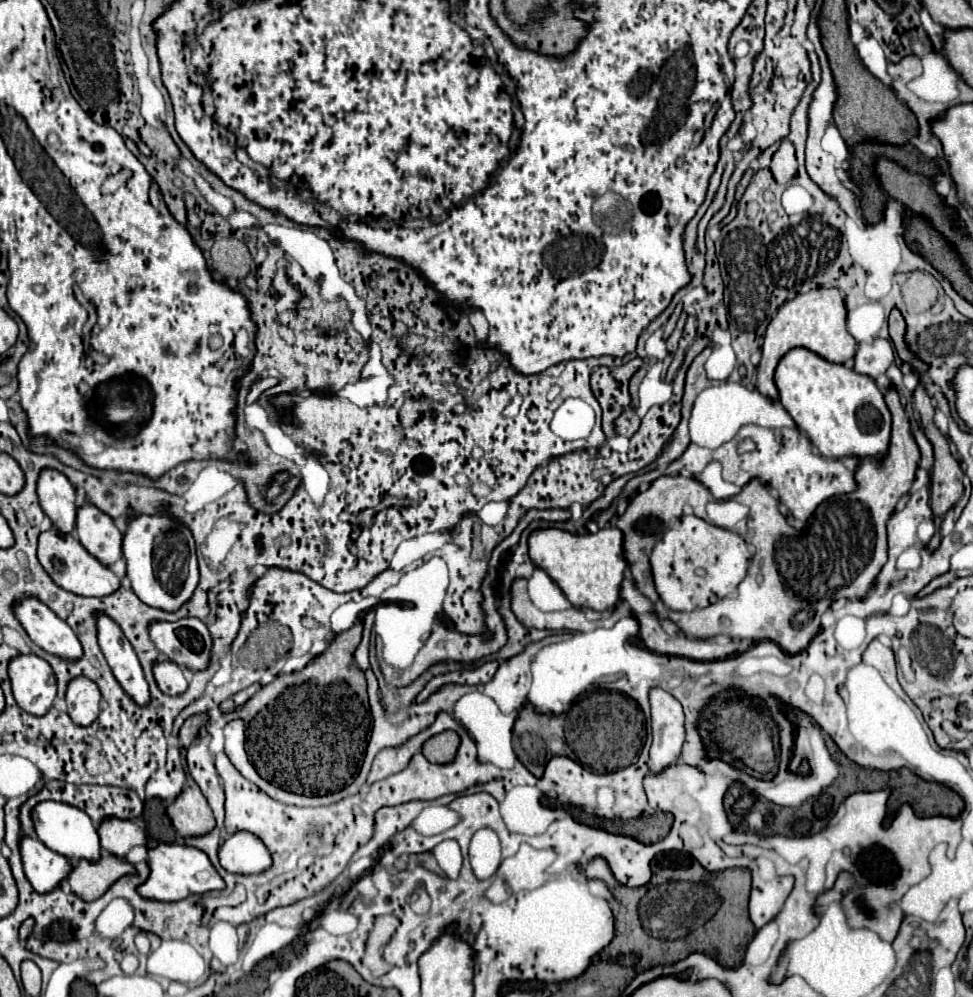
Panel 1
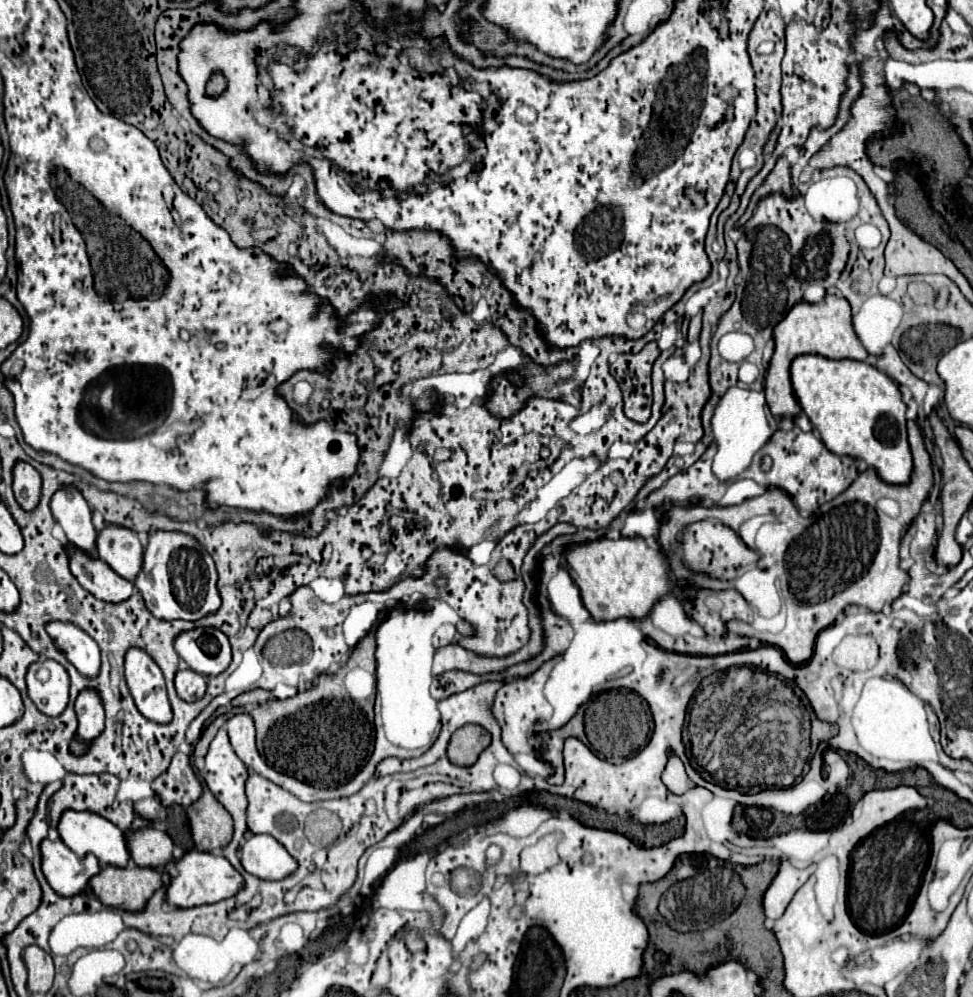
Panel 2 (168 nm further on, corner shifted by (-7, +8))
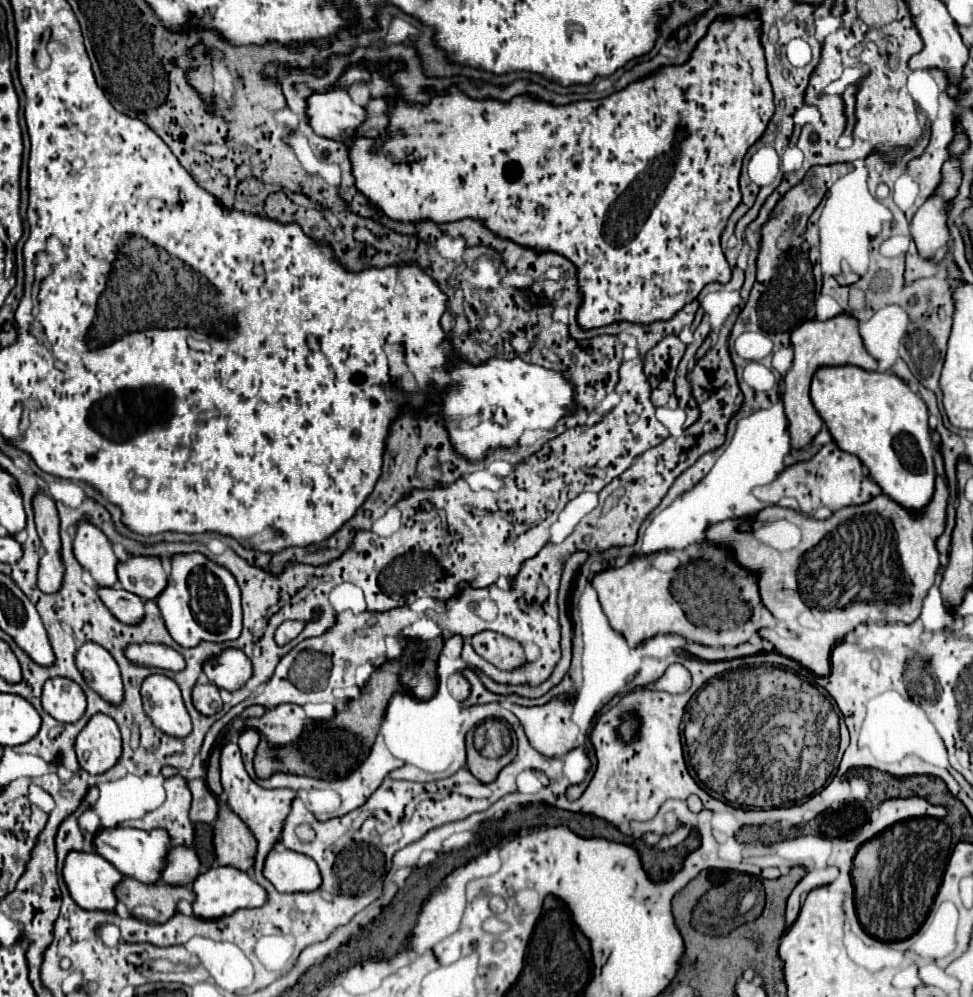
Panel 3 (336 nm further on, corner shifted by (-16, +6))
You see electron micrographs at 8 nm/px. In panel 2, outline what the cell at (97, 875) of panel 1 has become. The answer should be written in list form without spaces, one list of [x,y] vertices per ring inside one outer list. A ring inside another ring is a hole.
[[[109,865],[91,879],[91,891],[101,903],[131,913],[143,911],[161,885],[163,877],[157,869],[139,869],[137,865],[127,869]]]

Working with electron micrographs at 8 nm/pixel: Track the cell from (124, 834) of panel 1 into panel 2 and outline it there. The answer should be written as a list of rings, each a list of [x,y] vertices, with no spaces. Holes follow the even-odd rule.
[[[143,827],[139,831],[127,831],[127,843],[131,845],[131,859],[139,867],[165,867],[173,861],[173,841],[167,833]]]

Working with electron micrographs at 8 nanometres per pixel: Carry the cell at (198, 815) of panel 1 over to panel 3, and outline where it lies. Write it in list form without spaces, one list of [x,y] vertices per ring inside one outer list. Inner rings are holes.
[[[220,801],[218,817],[214,821],[214,851],[218,865],[230,865],[240,871],[250,871],[256,853],[256,839],[246,823]]]

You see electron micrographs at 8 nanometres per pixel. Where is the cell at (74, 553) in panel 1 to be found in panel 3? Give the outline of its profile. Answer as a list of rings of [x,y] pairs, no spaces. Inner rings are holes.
[[[98,587],[98,595],[112,615],[128,625],[138,623],[144,617],[144,601],[118,587]]]

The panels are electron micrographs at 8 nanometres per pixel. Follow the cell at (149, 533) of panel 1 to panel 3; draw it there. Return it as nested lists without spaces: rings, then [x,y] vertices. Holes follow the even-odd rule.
[[[202,553],[172,555],[168,587],[164,587],[160,599],[156,599],[156,605],[168,633],[182,647],[194,647],[200,641],[236,639],[242,631],[240,589],[234,575]]]

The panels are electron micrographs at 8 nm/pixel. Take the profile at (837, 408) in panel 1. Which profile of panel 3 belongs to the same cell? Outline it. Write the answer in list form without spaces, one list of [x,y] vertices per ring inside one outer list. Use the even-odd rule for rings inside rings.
[[[840,365],[840,367],[820,367],[812,377],[810,397],[820,413],[822,421],[826,423],[834,443],[856,455],[862,465],[868,467],[870,477],[880,485],[880,489],[894,499],[896,503],[904,505],[906,509],[920,511],[934,493],[934,453],[928,435],[928,409],[924,401],[896,375],[892,373],[878,373],[878,371],[864,371],[856,365]]]

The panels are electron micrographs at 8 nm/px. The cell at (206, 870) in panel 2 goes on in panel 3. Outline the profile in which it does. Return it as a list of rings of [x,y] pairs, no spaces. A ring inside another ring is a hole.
[[[210,867],[206,873],[200,873],[196,877],[196,883],[192,883],[192,889],[196,893],[196,899],[192,903],[194,915],[202,919],[218,919],[224,915],[234,913],[242,907],[260,907],[266,901],[266,891],[248,875],[246,871],[240,871],[236,867]]]

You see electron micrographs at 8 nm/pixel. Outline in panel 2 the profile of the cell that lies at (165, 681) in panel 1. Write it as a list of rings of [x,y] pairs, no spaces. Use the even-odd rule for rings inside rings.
[[[191,669],[177,673],[175,687],[177,687],[179,697],[183,701],[189,701],[189,703],[197,701],[197,699],[201,699],[205,695],[205,679],[199,673],[191,671]]]

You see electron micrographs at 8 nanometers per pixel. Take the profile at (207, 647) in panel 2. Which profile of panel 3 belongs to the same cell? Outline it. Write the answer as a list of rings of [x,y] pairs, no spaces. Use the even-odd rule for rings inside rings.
[[[226,649],[204,663],[204,673],[216,687],[236,691],[250,679],[252,663],[242,651]]]

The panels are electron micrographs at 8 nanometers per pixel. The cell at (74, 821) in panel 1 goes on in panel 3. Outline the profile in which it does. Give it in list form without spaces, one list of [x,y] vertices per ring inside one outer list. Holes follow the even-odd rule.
[[[104,827],[94,835],[94,849],[98,855],[108,859],[124,877],[138,879],[142,883],[156,883],[160,881],[160,871],[164,865],[164,857],[170,849],[168,833],[162,829],[142,831],[142,829],[130,829],[130,827],[110,827],[104,831]]]

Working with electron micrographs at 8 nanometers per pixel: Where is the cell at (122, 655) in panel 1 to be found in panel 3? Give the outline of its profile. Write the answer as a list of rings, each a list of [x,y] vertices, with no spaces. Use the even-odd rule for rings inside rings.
[[[148,675],[142,683],[144,711],[152,723],[172,737],[186,737],[192,731],[178,685],[166,675]]]

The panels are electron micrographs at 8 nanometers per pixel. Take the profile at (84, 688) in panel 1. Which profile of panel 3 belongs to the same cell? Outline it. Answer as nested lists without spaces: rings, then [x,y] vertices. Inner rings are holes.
[[[104,713],[92,715],[88,725],[76,739],[78,763],[90,775],[108,771],[122,753],[122,741],[118,725]]]

